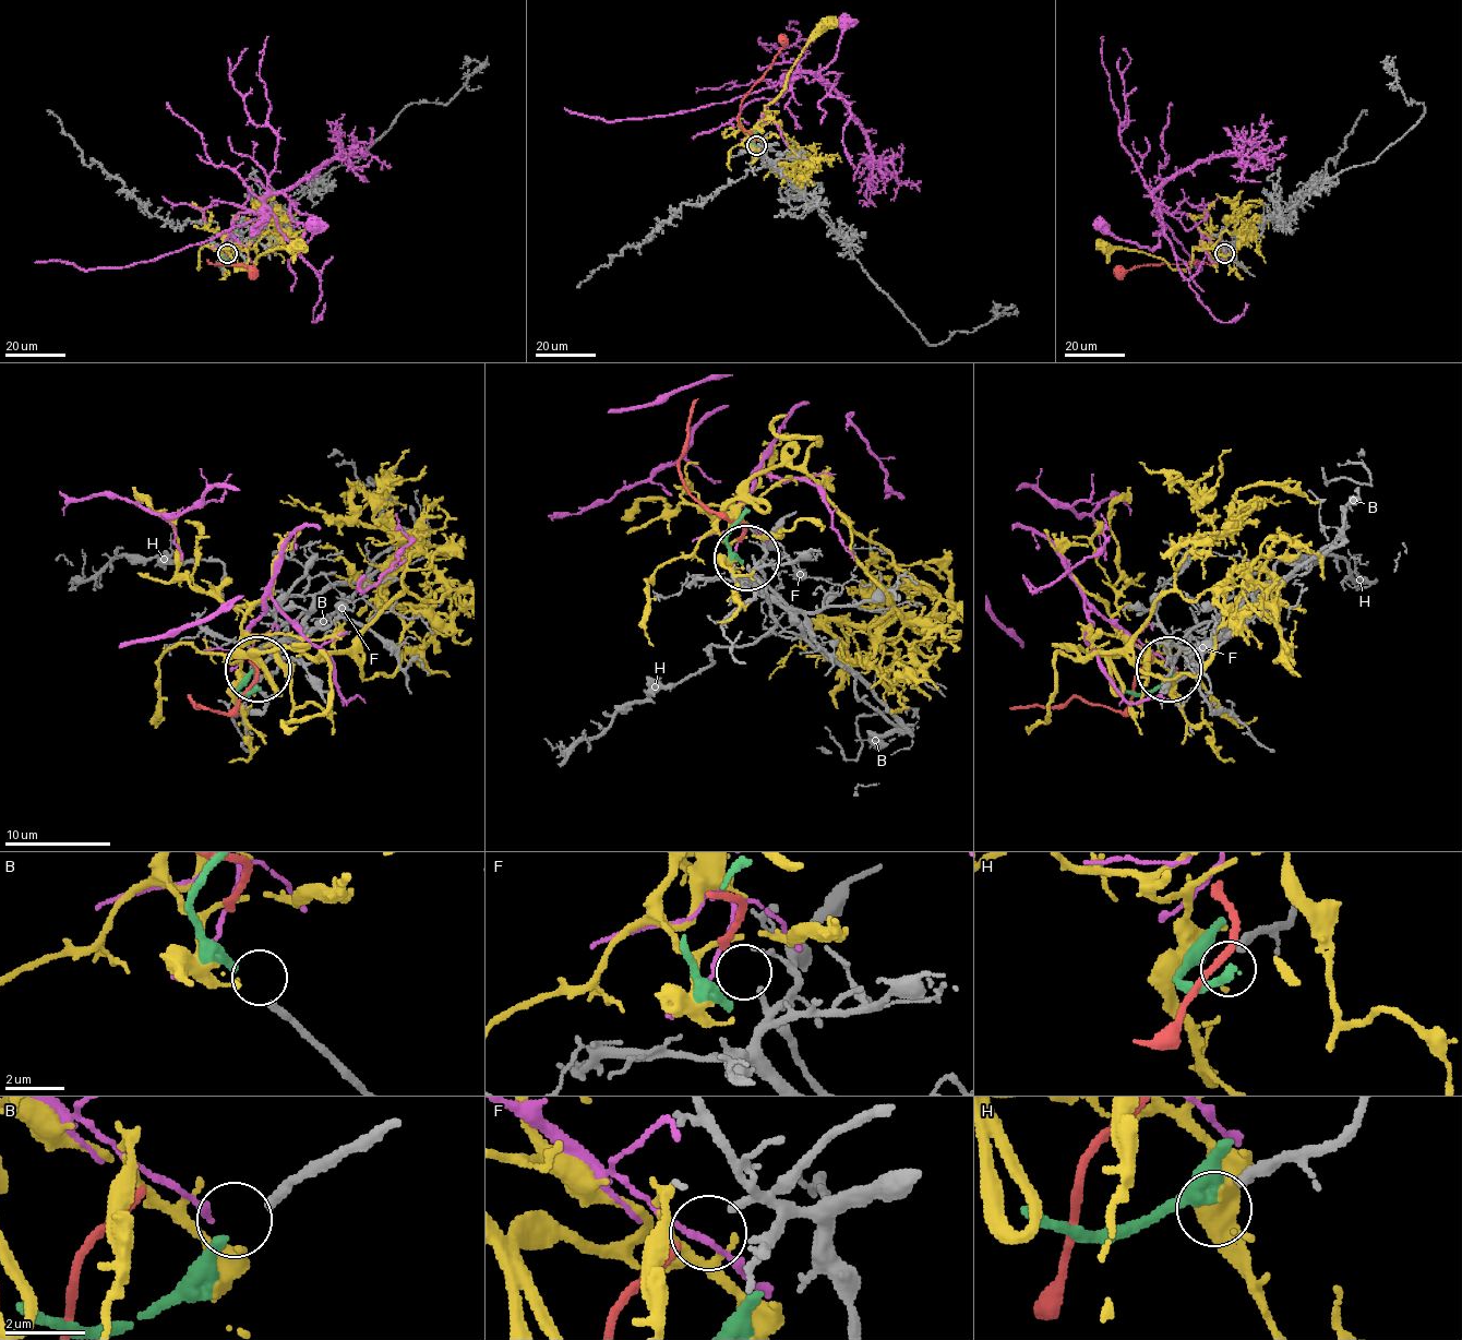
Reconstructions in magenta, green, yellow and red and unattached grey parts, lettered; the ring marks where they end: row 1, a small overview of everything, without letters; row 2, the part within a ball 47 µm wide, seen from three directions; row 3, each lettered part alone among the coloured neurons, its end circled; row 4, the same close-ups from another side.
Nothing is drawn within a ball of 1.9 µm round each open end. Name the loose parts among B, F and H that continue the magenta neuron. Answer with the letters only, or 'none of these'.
none of these

